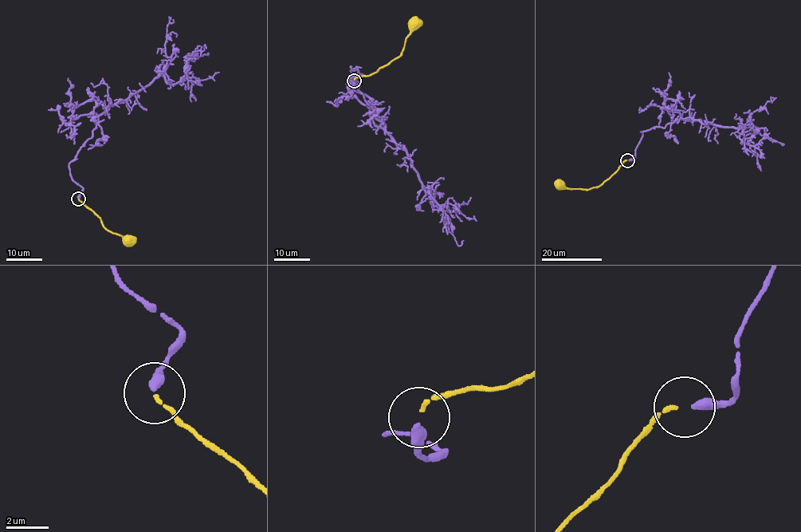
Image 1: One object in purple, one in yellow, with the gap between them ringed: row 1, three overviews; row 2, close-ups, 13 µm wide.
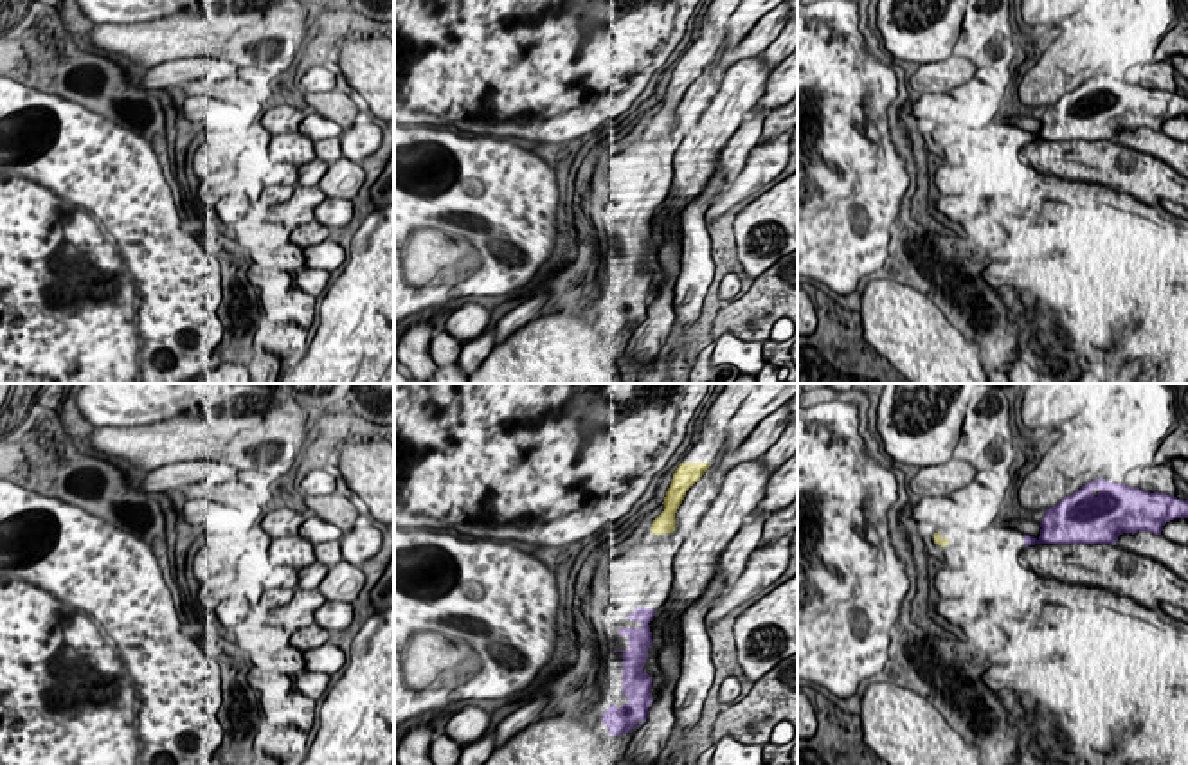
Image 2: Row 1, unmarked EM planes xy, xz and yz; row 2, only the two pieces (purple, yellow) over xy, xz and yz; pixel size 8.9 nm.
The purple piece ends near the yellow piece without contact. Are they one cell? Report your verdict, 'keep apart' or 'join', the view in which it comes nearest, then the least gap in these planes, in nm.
join; view xz; gap 650 nm

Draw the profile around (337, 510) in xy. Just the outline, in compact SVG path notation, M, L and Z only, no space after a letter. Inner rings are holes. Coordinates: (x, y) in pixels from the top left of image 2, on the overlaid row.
M337 493L320 497L304 495L304 504L315 517L337 526L342 533L353 531L360 517L358 508L347 497Z

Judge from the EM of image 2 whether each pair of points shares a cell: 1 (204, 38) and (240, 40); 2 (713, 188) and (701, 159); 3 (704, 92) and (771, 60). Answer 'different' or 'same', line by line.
1: same
2: different
3: same

